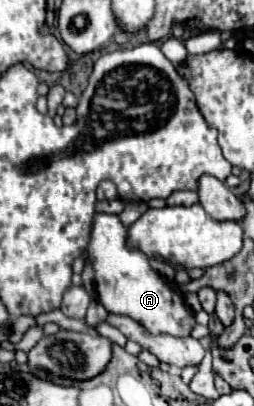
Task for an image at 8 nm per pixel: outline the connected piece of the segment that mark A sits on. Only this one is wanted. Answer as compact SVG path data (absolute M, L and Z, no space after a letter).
M94 215L88 241L88 259L96 273L94 279L98 301L106 307L106 311L132 317L152 335L188 337L192 333L196 319L194 313L184 305L184 297L168 283L164 283L164 279L156 271L152 271L148 257L142 251L126 247L126 229L116 215Z

